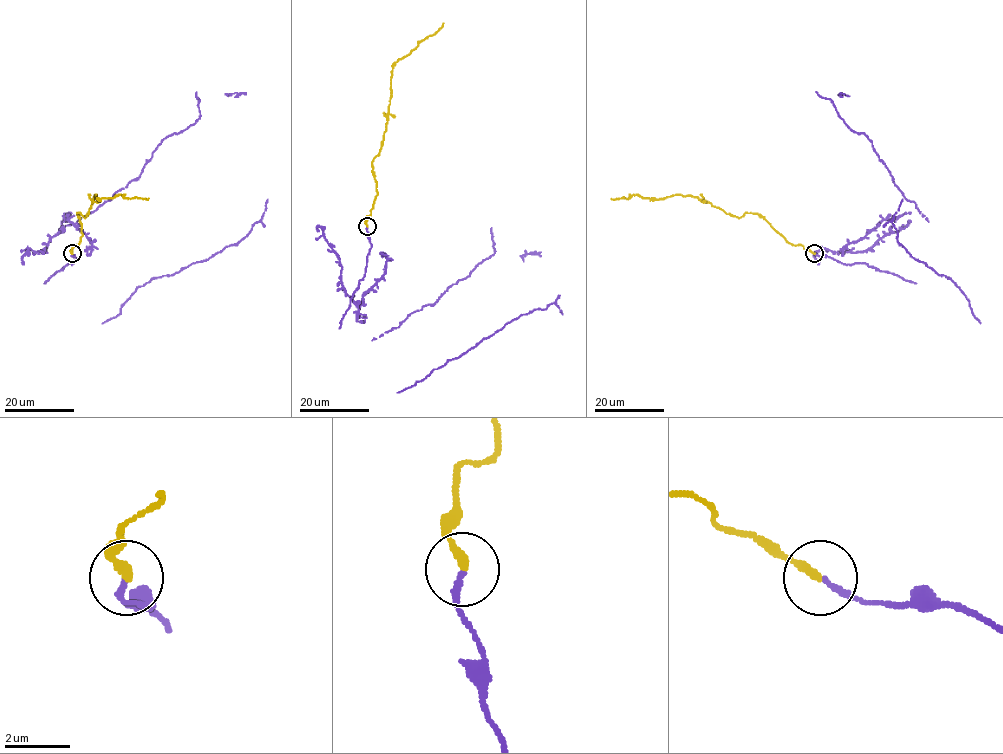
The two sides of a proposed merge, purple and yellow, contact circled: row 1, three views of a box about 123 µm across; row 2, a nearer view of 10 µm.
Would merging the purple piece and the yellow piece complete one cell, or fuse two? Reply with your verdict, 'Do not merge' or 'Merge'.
Merge

